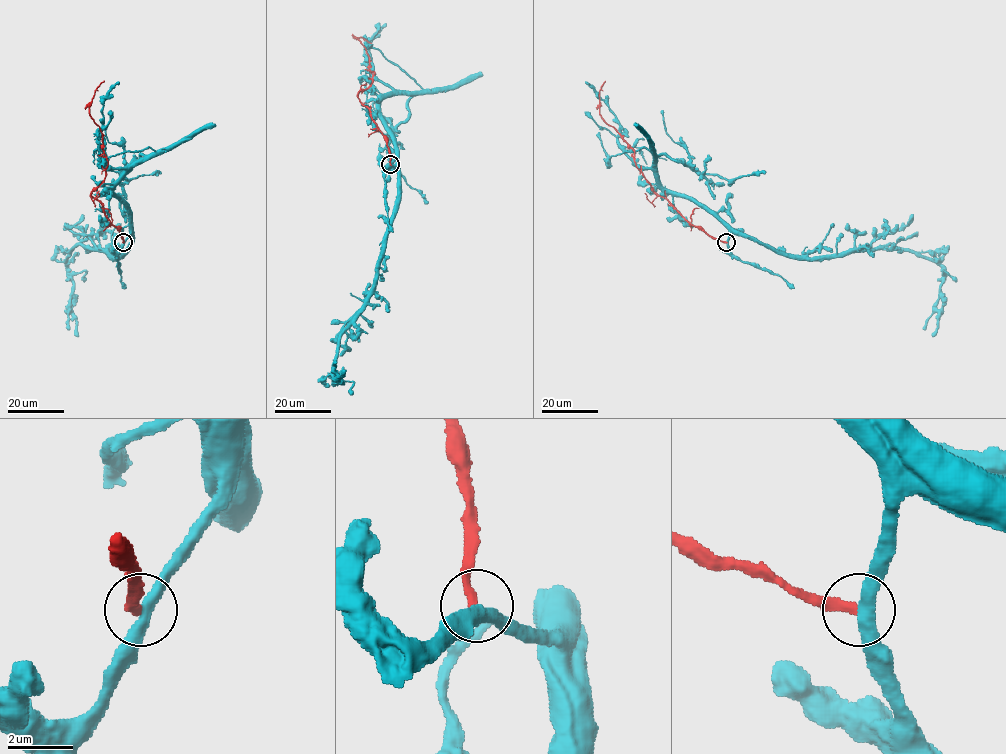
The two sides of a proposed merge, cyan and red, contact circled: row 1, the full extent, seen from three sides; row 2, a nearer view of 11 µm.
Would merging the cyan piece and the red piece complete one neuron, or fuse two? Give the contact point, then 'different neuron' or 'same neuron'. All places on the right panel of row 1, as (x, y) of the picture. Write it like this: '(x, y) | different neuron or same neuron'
(726, 242) | different neuron

